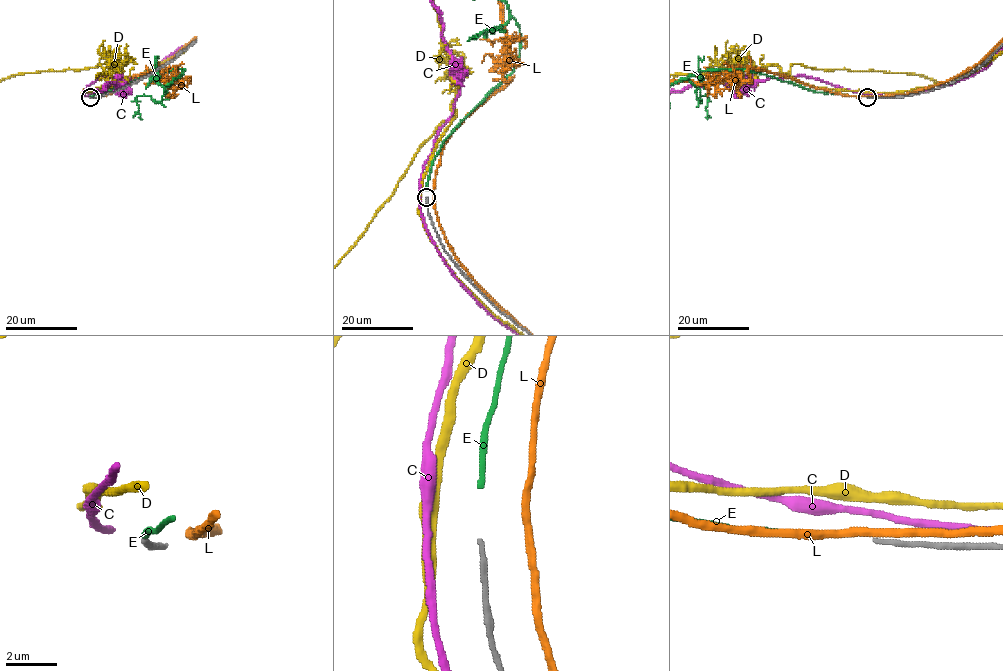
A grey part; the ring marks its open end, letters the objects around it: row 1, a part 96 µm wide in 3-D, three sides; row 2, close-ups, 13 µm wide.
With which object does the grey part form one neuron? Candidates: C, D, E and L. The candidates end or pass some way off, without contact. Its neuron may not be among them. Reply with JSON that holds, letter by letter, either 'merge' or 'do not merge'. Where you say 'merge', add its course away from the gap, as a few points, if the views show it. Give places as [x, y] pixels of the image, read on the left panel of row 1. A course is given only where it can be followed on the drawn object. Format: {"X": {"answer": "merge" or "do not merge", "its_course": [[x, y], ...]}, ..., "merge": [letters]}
{"C": {"answer": "do not merge"}, "D": {"answer": "do not merge"}, "E": {"answer": "merge"}, "L": {"answer": "do not merge"}, "merge": ["E"]}

